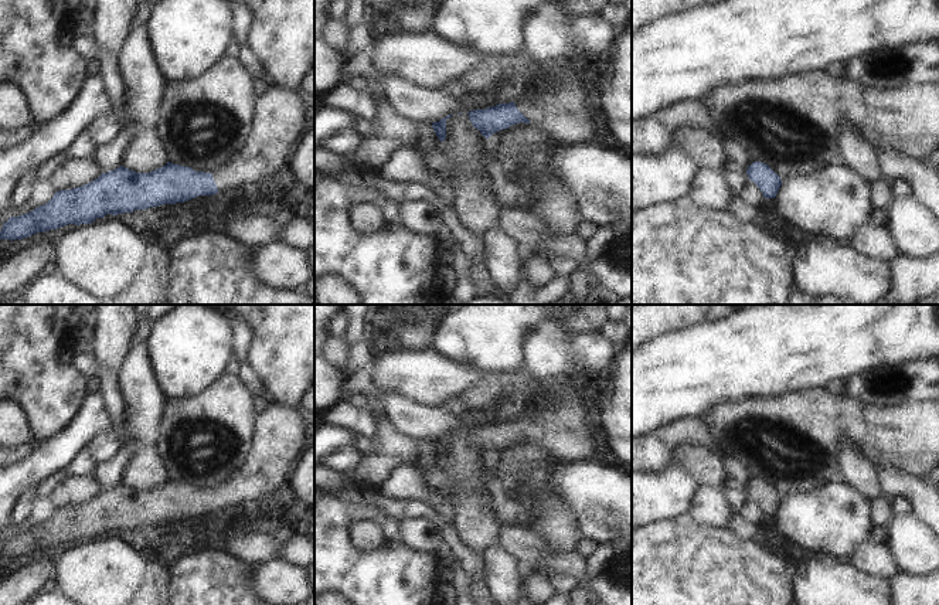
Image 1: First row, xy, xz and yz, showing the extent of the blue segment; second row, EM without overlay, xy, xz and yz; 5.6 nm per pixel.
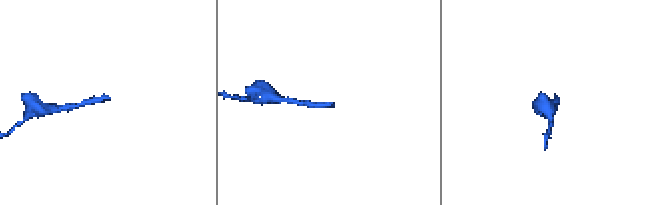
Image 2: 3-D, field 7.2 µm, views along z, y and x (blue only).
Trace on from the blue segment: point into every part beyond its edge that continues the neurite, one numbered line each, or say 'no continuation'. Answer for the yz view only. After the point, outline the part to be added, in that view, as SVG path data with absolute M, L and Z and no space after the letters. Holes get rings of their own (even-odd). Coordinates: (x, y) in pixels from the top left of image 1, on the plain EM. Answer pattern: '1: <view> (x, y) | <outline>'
no continuation

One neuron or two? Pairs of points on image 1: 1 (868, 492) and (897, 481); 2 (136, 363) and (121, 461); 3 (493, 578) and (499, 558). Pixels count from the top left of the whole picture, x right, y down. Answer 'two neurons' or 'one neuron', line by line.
1: two neurons
2: one neuron
3: one neuron

